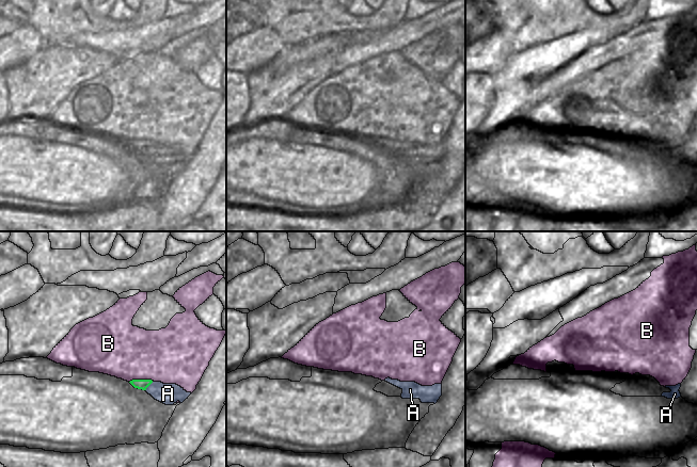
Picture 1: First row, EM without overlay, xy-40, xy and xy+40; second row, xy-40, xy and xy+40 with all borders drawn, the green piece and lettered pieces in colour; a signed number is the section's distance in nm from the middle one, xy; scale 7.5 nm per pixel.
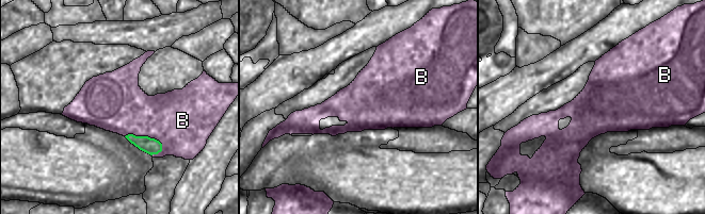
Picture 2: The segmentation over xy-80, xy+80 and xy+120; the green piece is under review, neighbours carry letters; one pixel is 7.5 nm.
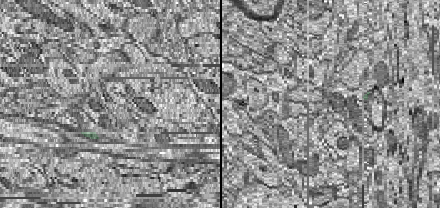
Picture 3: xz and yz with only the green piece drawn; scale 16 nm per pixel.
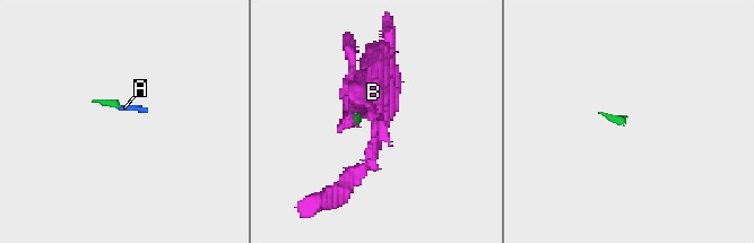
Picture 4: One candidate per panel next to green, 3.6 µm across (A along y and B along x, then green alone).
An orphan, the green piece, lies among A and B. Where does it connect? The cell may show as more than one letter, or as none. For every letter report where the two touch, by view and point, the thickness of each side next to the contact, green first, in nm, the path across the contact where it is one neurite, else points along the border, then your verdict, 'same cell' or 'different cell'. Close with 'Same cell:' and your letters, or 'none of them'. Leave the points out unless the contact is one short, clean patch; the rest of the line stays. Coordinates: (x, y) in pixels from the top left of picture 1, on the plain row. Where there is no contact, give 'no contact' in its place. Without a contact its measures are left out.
A: contact xy-40 (148, 146); calibres 80 and 160 nm; way xy-40 (140, 145), (148, 146), (161, 154), (168, 155); same cell
B: contact xy-40 (140, 141); calibres 80 and 420 nm; border xy-40 (152, 141), (131, 141), (129, 143); different cell
Same cell: A

